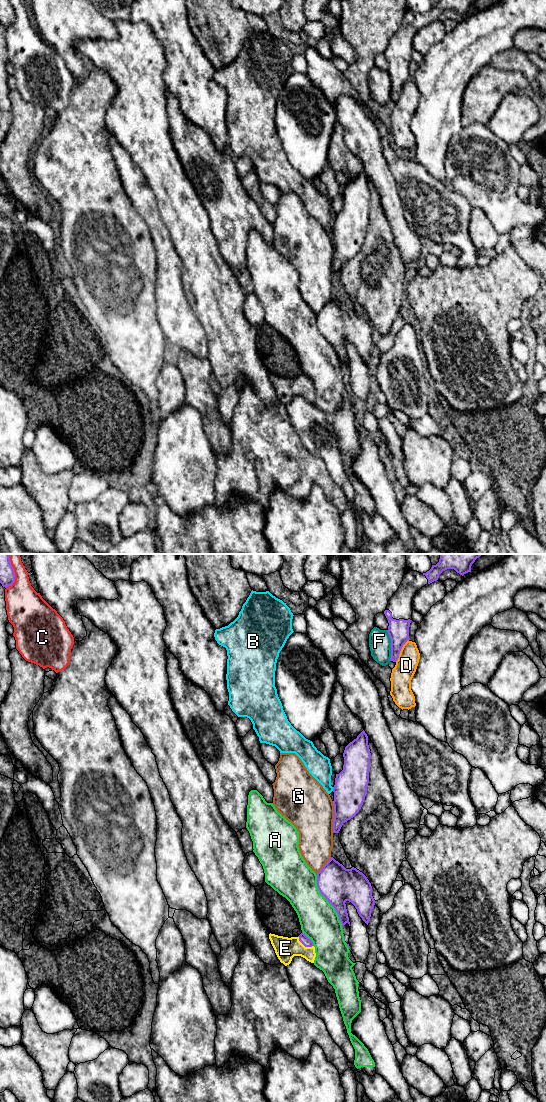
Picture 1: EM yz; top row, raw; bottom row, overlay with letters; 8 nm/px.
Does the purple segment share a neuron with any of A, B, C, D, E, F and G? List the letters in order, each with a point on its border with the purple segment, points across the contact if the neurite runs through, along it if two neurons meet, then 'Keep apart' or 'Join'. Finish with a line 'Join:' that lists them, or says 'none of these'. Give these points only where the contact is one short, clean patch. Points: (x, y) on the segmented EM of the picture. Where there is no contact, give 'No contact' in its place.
A: Touches purple at yz (328, 901). Keep apart
B: Touches purple at yz (333, 789). Keep apart
C: Touches purple at yz (13, 572). Keep apart
D: Touches purple at yz (400, 650). Keep apart
E: Touches purple at yz (304, 945). Path across: yz (307, 942), (304, 945), (285, 948). Join
F: Touches purple at yz (391, 645). Keep apart
G: Touches purple at yz (334, 817). Keep apart
Join: E

